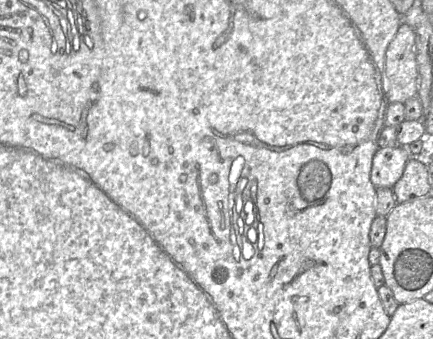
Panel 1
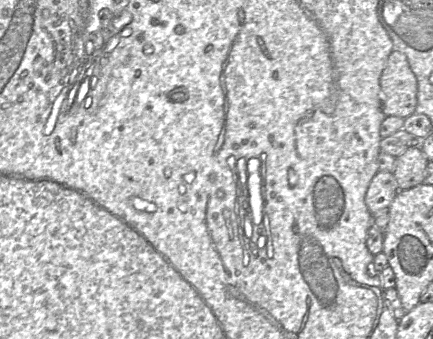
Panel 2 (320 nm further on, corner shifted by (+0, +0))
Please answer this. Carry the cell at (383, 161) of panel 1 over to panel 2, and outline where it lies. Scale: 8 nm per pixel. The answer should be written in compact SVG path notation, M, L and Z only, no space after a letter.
M378 171L372 178L365 194L365 204L371 215L389 208L398 191L393 173Z

